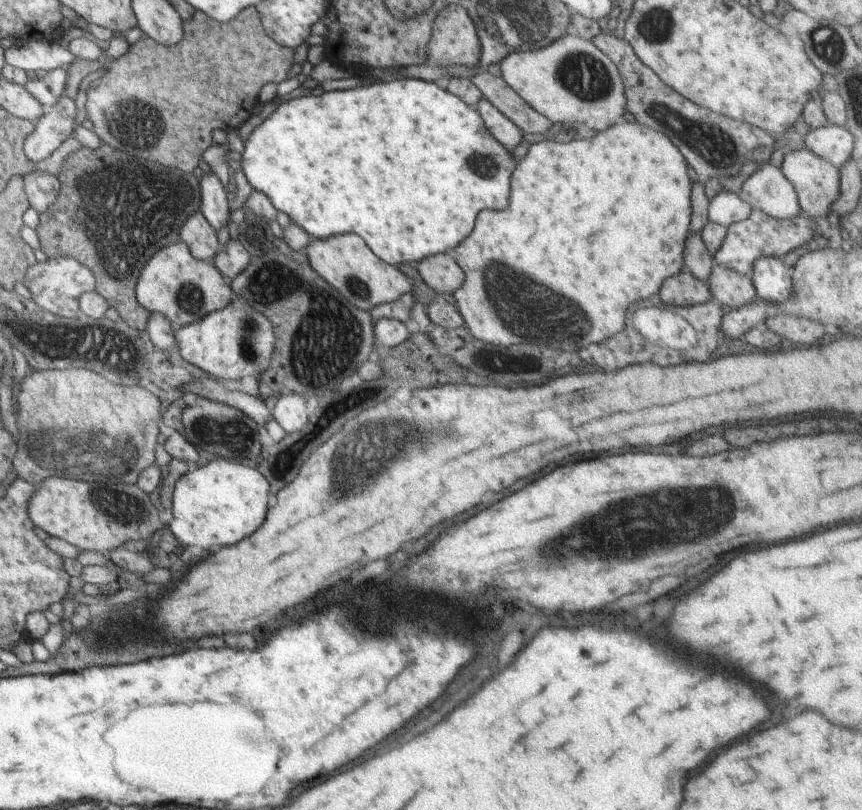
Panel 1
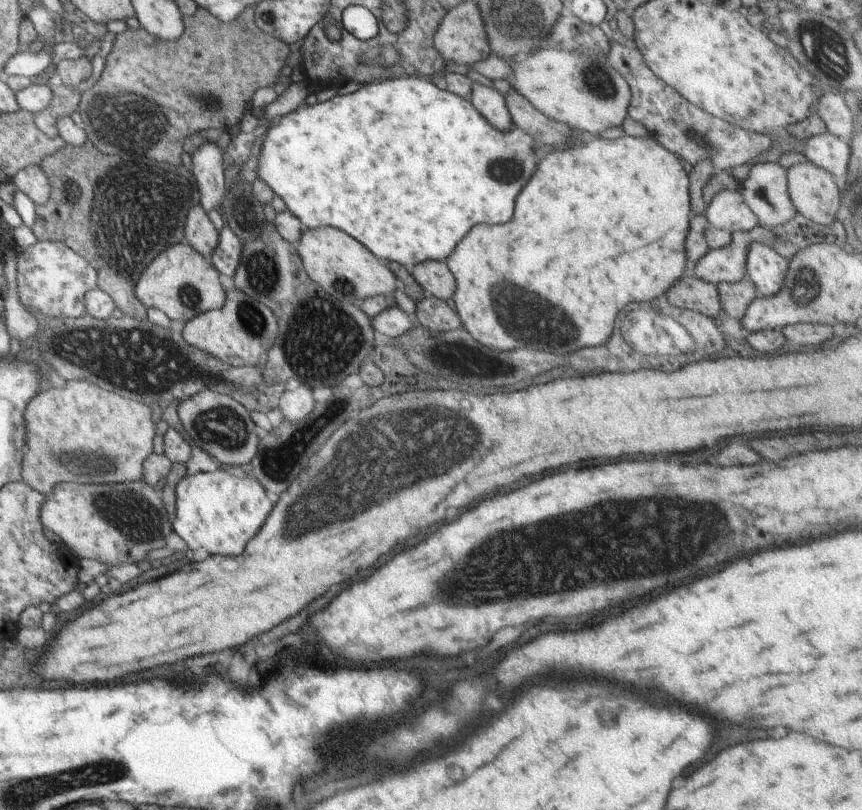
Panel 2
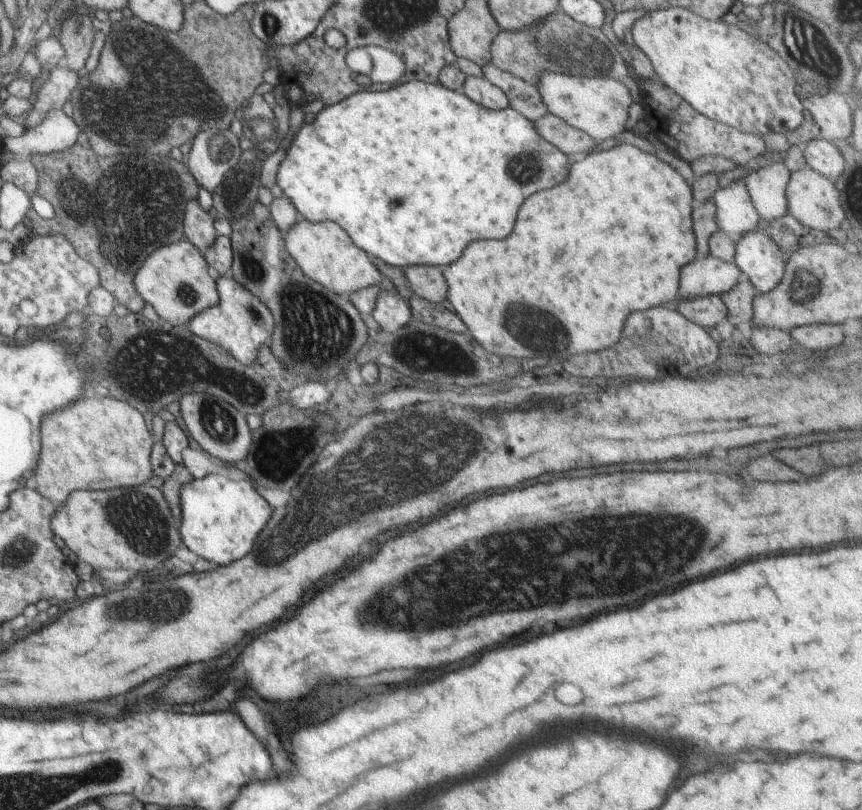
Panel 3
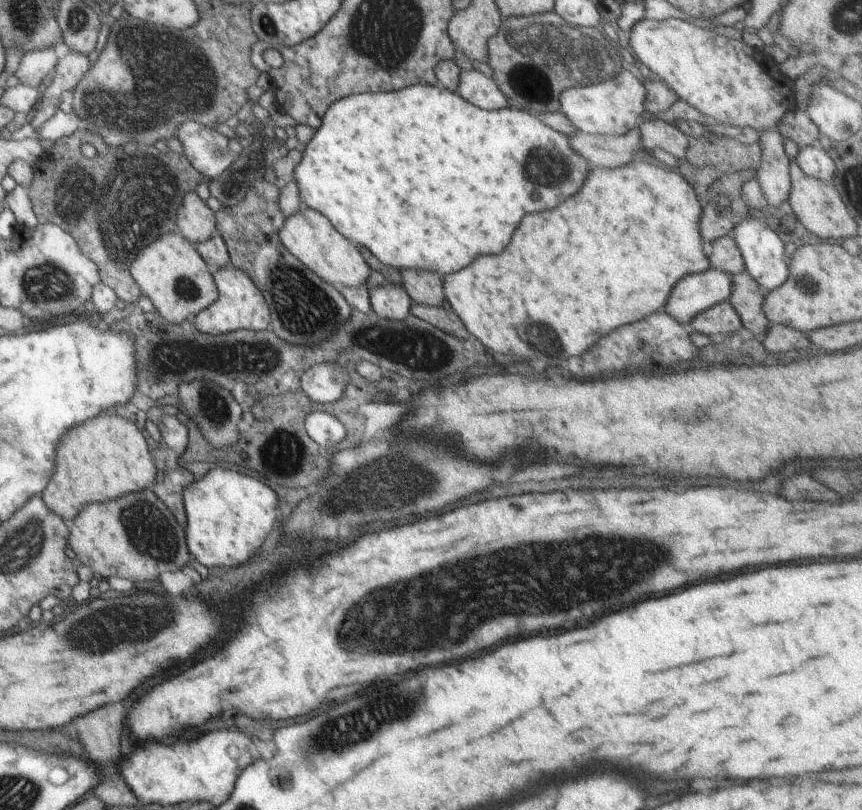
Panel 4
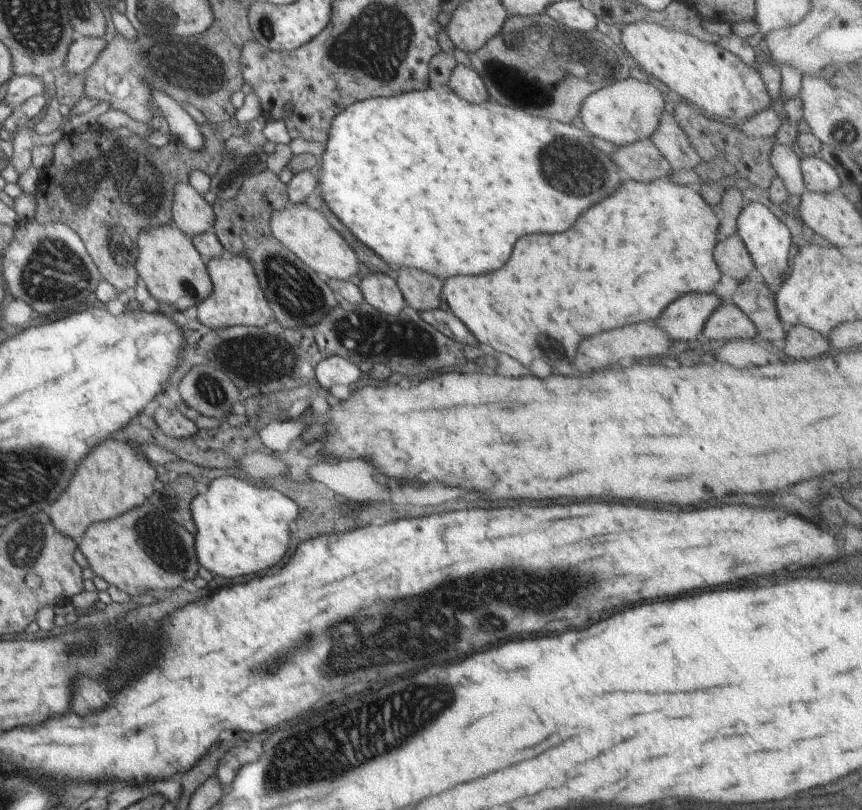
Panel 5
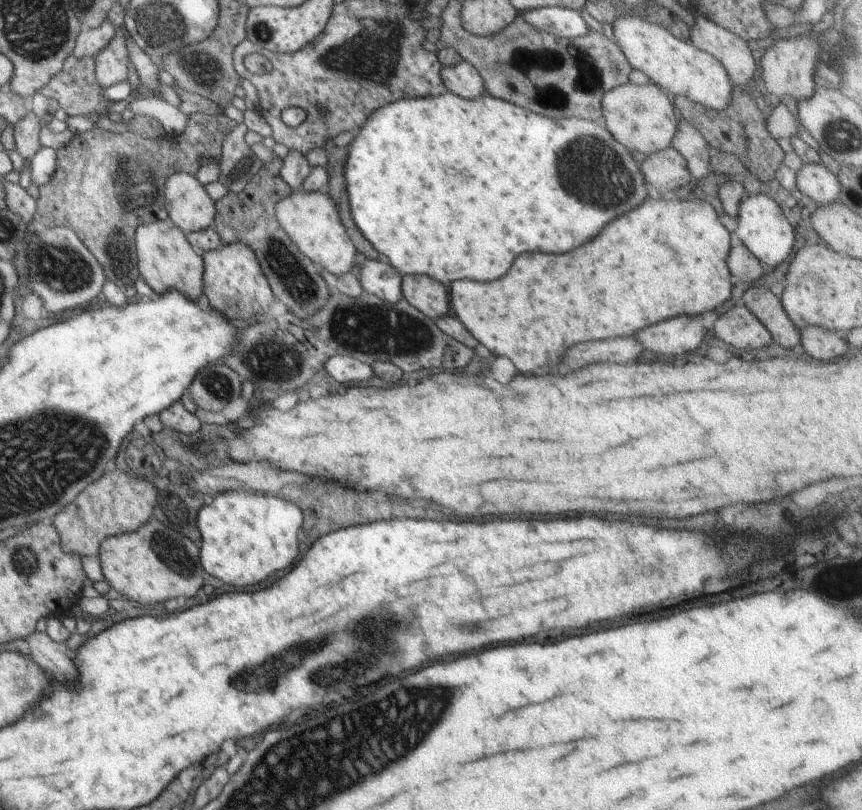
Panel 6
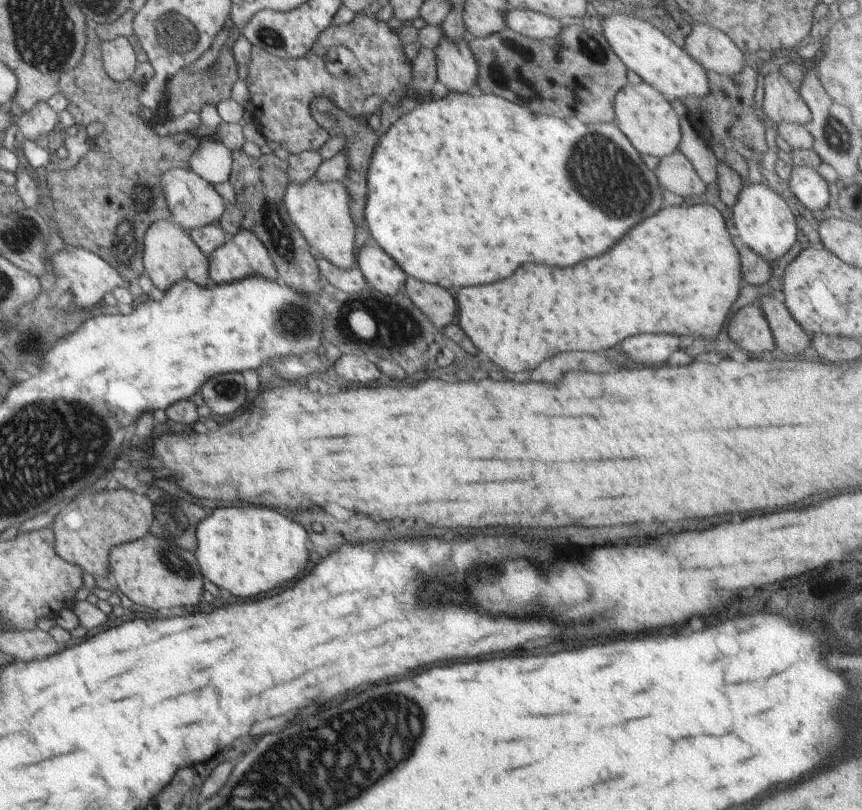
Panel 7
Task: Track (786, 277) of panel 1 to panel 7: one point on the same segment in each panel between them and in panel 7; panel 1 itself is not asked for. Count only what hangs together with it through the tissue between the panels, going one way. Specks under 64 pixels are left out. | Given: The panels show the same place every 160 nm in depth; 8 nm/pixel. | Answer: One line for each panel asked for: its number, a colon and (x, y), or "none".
2: (768, 270)
3: (757, 255)
4: (762, 250)
5: (768, 240)
6: (762, 226)
7: (765, 223)

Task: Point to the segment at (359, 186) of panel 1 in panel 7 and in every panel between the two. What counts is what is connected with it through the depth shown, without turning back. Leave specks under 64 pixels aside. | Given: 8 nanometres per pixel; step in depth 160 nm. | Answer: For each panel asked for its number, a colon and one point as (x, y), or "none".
2: (406, 168)
3: (414, 172)
4: (424, 179)
5: (427, 180)
6: (454, 188)
7: (461, 191)

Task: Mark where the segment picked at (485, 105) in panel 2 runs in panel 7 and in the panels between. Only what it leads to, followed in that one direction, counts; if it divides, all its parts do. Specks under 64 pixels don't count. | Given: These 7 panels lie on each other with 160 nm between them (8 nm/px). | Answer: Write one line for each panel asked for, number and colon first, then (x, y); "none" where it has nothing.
3: (482, 92)
4: (475, 87)
5: (464, 81)
6: (463, 79)
7: (457, 68)

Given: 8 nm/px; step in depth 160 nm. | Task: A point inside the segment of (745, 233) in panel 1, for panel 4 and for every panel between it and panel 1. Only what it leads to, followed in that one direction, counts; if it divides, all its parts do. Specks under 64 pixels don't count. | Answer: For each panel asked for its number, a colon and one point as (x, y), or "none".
2: (726, 265)
3: (707, 276)
4: (695, 294)

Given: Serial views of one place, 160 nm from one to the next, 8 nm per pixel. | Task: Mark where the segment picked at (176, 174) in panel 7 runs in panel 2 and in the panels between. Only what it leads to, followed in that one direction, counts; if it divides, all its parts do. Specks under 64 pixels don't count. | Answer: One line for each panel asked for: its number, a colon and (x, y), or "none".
2: (200, 233)
3: (198, 225)
4: (197, 222)
5: (192, 213)
6: (187, 204)

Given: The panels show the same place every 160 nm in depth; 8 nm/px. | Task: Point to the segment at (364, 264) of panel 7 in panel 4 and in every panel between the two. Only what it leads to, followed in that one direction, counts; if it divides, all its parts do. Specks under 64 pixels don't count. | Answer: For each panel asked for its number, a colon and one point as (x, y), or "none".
4: (390, 301)
5: (379, 289)
6: (380, 278)

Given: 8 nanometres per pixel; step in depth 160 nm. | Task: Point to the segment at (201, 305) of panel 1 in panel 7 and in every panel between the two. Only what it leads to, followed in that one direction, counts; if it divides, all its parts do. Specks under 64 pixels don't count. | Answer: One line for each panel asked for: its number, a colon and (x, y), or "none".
2: (181, 282)
3: (175, 280)
4: (171, 272)
5: (174, 272)
6: (166, 260)
7: (170, 256)

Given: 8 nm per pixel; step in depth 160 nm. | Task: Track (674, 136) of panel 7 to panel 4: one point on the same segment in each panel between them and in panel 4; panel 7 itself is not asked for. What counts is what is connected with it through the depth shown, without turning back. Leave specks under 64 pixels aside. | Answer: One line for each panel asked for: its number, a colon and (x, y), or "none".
4: (610, 108)
5: (628, 111)
6: (641, 117)

